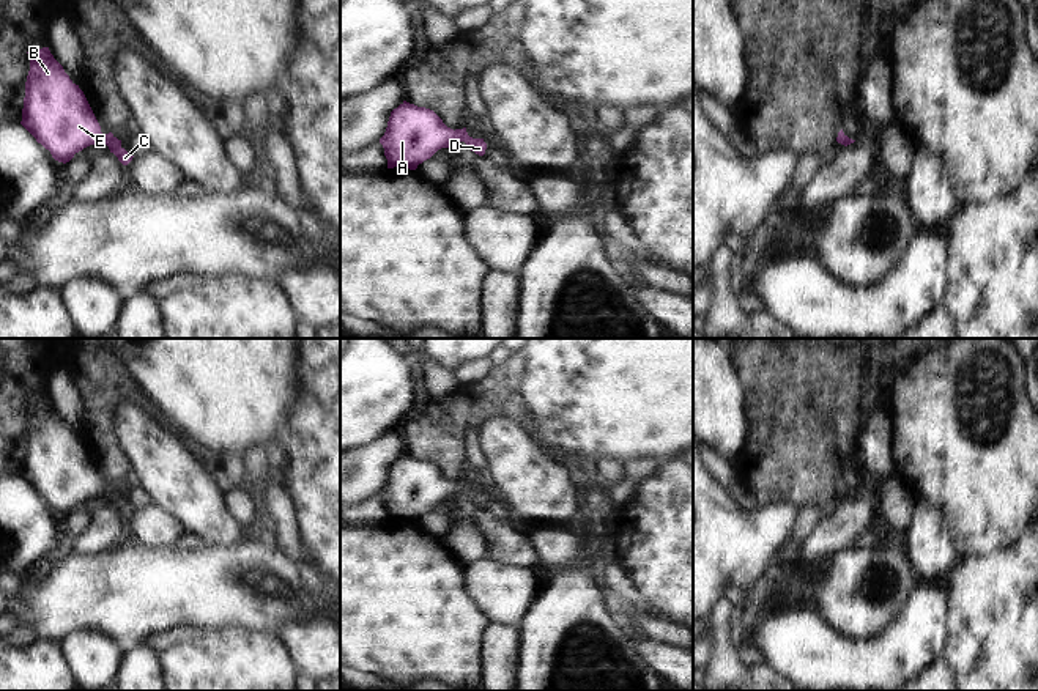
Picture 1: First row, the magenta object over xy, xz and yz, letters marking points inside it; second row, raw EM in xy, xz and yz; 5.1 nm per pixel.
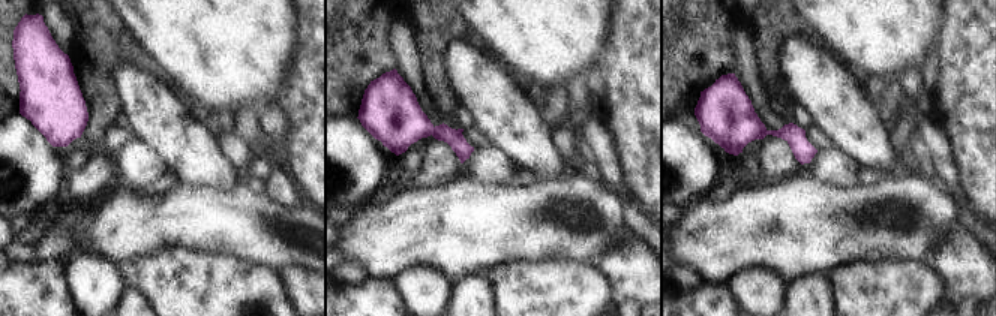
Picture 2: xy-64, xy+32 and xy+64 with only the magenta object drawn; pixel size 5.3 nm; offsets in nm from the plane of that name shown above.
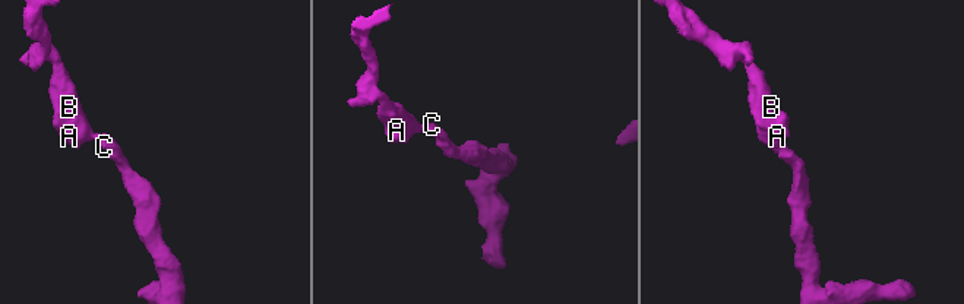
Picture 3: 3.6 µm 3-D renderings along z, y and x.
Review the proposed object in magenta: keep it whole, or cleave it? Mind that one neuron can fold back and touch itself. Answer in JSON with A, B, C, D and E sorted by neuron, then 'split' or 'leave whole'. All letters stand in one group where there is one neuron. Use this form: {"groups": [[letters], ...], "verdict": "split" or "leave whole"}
{"groups": [["A", "B", "C", "D", "E"]], "verdict": "leave whole"}

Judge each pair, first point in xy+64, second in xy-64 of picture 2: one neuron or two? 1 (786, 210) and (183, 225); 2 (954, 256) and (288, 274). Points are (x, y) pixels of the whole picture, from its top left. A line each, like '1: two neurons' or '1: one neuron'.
1: one neuron
2: one neuron

